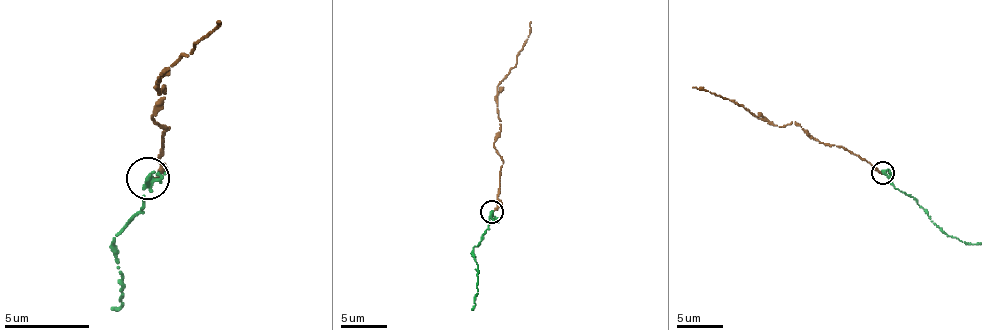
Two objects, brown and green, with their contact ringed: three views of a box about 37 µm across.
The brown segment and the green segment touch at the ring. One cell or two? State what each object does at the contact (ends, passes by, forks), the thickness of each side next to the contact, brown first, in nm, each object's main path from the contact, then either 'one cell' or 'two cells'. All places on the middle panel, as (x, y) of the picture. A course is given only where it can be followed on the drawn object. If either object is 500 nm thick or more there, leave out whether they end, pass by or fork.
brown ends | green passes by | 190/220 nm | brown via (492, 211), (499, 199), (499, 174), (503, 163), (494, 146), (501, 123), (496, 87), (515, 66), (531, 22) | green via (492, 211), (487, 229), (473, 248), (478, 294), (471, 310) | one cell

